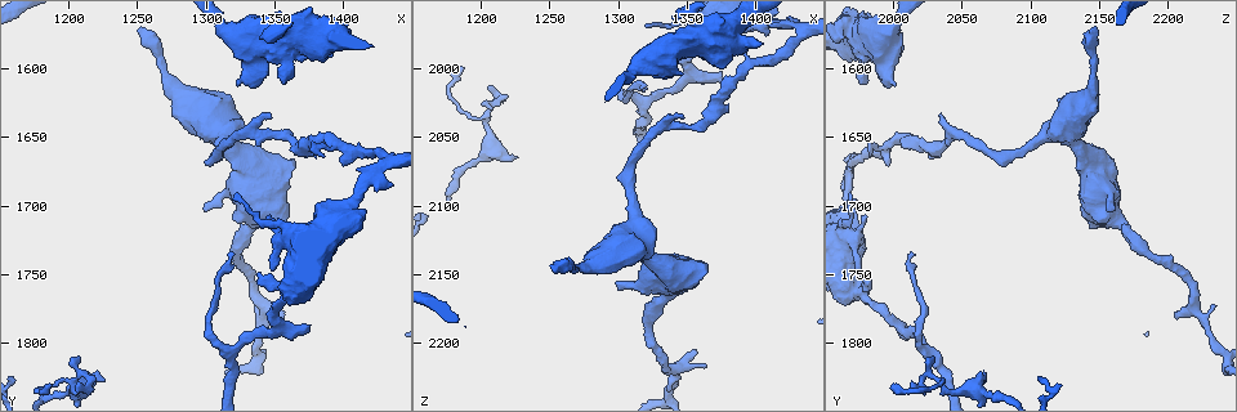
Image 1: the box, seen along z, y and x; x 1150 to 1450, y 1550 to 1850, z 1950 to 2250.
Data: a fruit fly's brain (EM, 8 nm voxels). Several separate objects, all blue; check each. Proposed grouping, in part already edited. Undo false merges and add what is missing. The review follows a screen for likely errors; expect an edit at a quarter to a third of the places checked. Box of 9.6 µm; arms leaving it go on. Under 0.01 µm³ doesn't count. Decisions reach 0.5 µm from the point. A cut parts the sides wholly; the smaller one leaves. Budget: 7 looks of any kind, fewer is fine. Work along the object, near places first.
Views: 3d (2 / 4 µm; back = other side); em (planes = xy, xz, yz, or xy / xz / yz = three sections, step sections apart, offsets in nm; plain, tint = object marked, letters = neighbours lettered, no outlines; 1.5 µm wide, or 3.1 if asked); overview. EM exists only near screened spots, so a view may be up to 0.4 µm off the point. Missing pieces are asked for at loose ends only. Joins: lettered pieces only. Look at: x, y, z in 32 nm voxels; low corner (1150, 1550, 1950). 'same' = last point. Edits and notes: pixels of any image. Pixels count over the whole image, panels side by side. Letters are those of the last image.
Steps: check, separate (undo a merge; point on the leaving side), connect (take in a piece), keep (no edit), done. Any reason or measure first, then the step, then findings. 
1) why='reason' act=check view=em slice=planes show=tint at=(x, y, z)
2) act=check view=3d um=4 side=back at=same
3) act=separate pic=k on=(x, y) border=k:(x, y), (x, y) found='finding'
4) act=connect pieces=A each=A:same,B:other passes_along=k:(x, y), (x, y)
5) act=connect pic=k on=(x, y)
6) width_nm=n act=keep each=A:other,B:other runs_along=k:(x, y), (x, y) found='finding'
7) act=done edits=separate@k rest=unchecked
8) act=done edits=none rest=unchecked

why='an open end' act=check view=em slice=yz step=8 show=tint at=(1348, 1636, 2036)

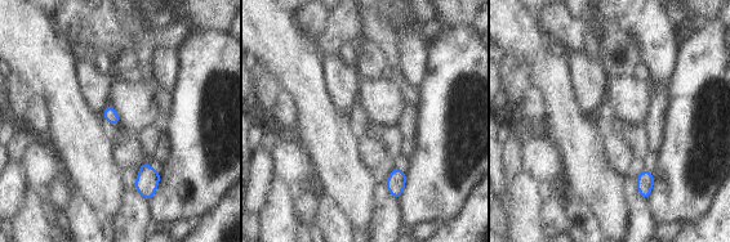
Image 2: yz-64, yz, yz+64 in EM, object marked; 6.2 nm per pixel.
why='cut it another way' act=check view=em slice=planes show=letters at=same

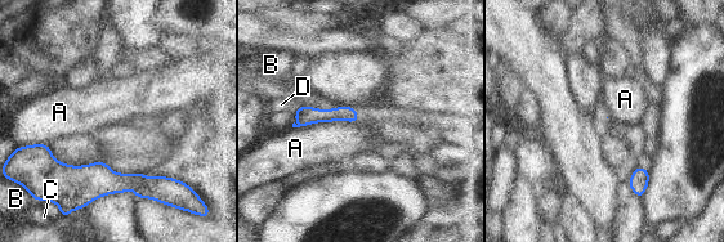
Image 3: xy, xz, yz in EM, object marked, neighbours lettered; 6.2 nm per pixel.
longest_contact=A:420nm act=keep each=A:other,B:other,C:other,D:other border=3:(358, 119), (291, 126) found='none of them fits'

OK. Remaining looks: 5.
why='free end' act=check view=3d um=4 side=back at=(1354, 1610, 1980)

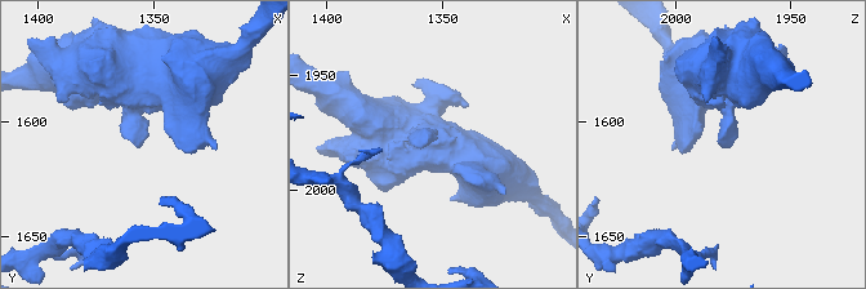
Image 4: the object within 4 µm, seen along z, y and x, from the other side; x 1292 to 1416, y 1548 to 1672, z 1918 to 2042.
why='need the tissue' act=check view=em slice=yz step=8 show=tint at=(1357, 1610, 1979)

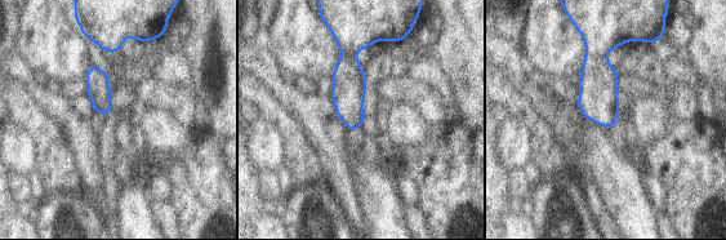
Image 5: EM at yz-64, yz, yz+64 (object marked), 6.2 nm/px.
why='another direction' act=check view=em slice=planes show=letters at=same

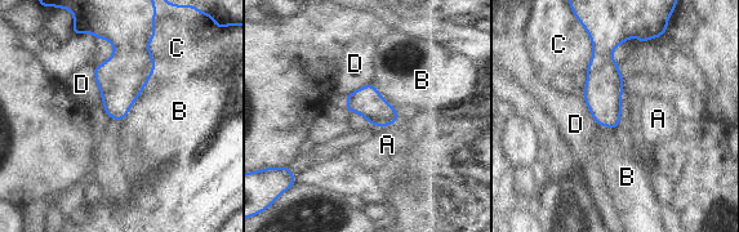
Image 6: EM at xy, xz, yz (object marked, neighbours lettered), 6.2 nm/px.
act=keep each=A:other,B:other,C:other,D:other border=6:(156, 68), (129, 112), (120, 121) found='none of them fits'

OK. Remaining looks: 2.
why='free end' act=check view=3d um=4 at=(1378, 1790, 2006)

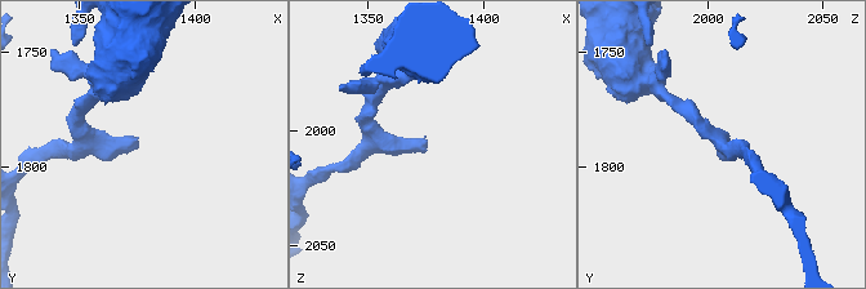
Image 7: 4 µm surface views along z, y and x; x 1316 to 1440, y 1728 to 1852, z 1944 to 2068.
why='shape alone is not enough' act=check view=em slice=xy step=8 show=letters at=(1375, 1791, 2006)

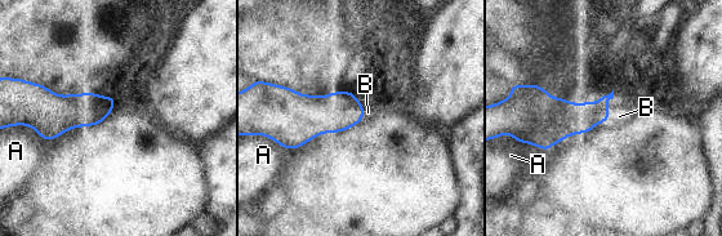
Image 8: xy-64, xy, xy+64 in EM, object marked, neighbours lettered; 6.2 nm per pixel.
act=connect pieces=B each=A:other,B:same found='it goes on there'

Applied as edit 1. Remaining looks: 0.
act=done edits=connect@8 rest=unchecked

